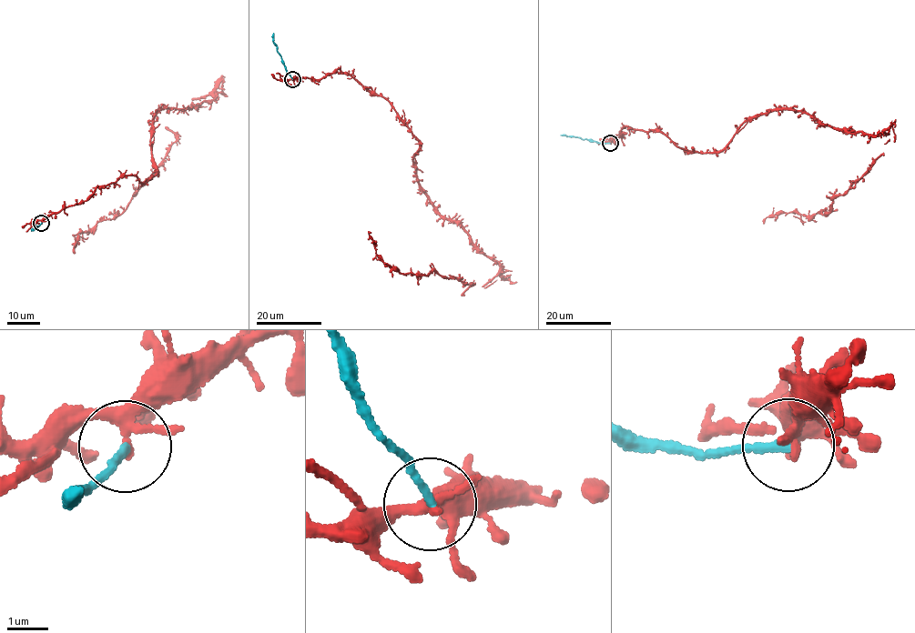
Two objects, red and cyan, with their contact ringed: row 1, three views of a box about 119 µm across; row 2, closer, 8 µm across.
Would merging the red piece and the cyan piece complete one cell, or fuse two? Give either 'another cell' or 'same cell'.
another cell

